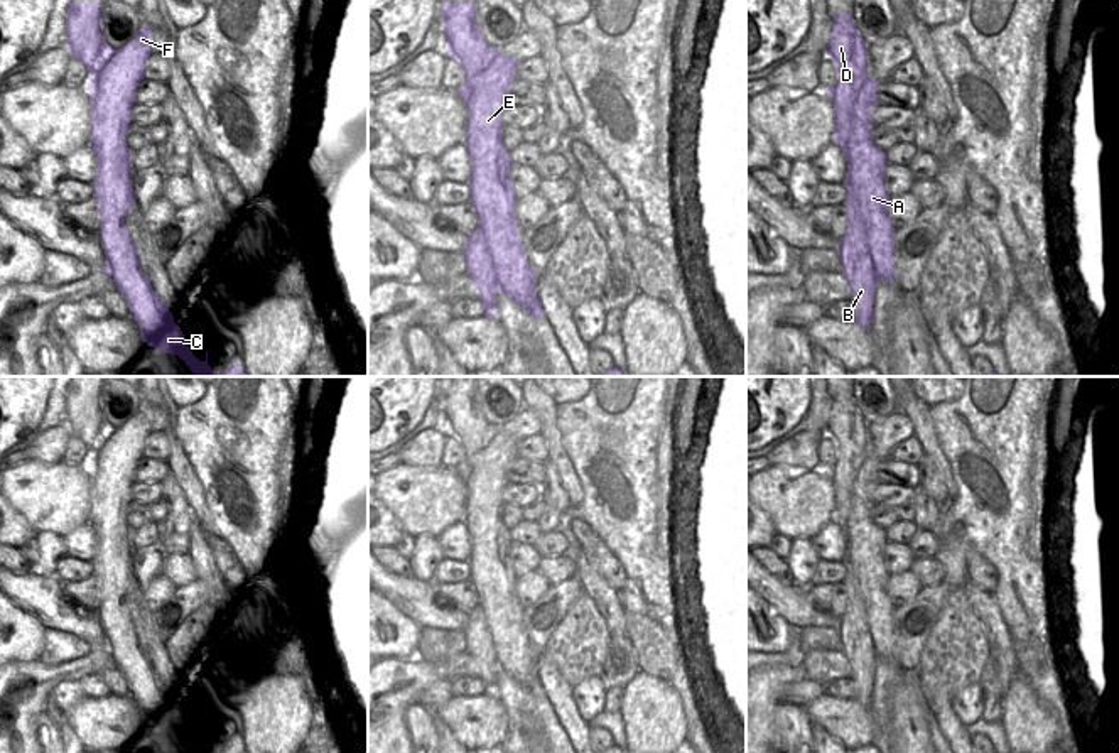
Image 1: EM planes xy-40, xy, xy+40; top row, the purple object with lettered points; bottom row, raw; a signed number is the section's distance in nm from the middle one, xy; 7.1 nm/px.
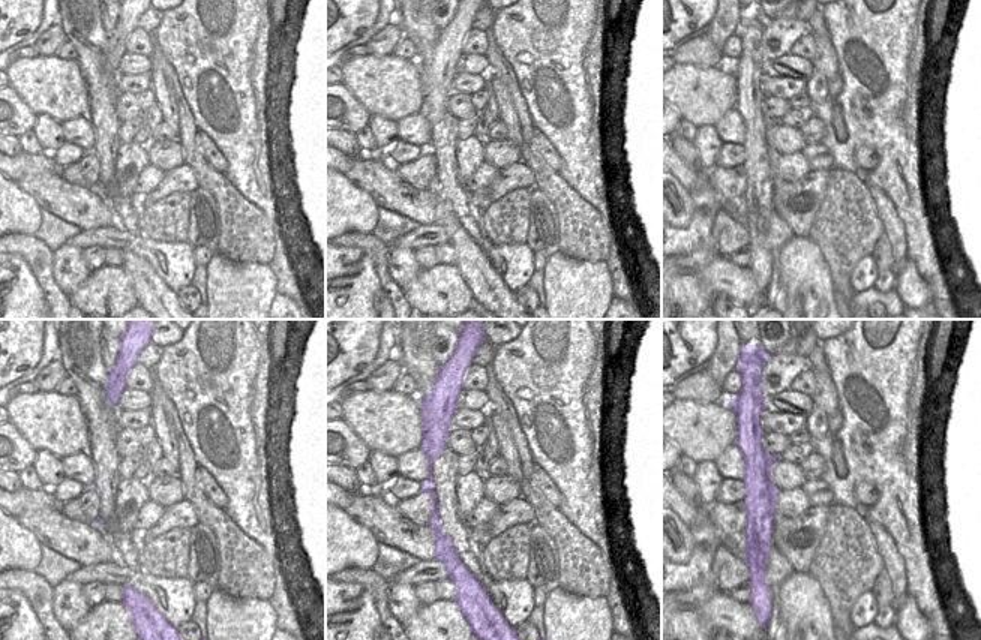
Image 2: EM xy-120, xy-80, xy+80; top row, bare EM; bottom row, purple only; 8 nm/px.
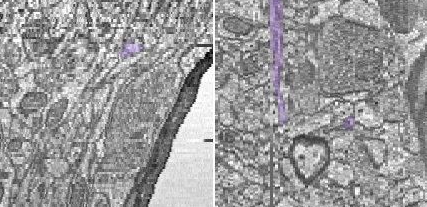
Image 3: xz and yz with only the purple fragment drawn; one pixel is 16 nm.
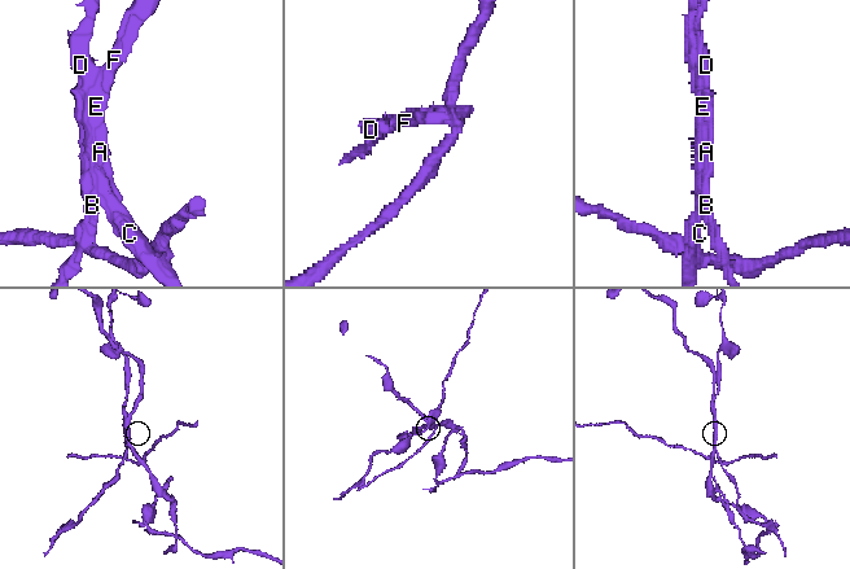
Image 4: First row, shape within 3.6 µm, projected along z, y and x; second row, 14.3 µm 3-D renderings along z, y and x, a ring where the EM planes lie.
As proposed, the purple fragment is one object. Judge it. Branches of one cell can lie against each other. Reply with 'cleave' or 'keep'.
cleave

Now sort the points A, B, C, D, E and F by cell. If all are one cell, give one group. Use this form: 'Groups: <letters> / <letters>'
Groups: A C E F / B D.

